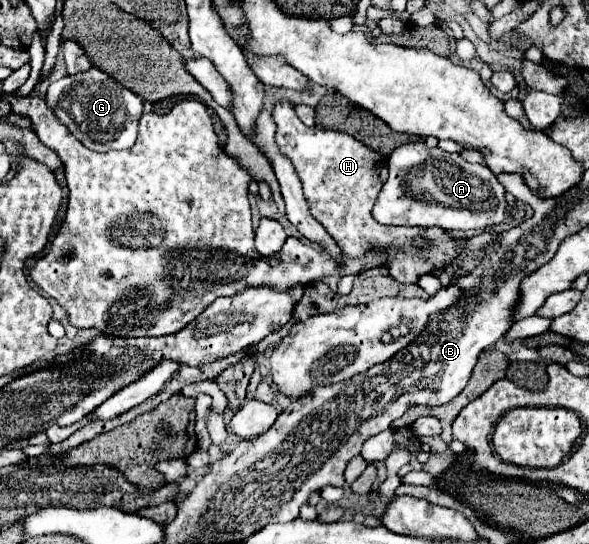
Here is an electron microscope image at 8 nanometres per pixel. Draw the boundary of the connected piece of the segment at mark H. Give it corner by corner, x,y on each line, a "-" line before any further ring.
277,100
271,116
277,124
277,146
281,146
281,152
291,160
301,178
309,212
349,258
361,256
367,248
385,248
391,256
391,276
397,282
413,284
419,274
433,272
437,266
449,264
457,256
457,240
461,238
447,236
441,228
383,226
371,216
377,194
387,180
385,156
369,150
349,134
305,126
289,100

